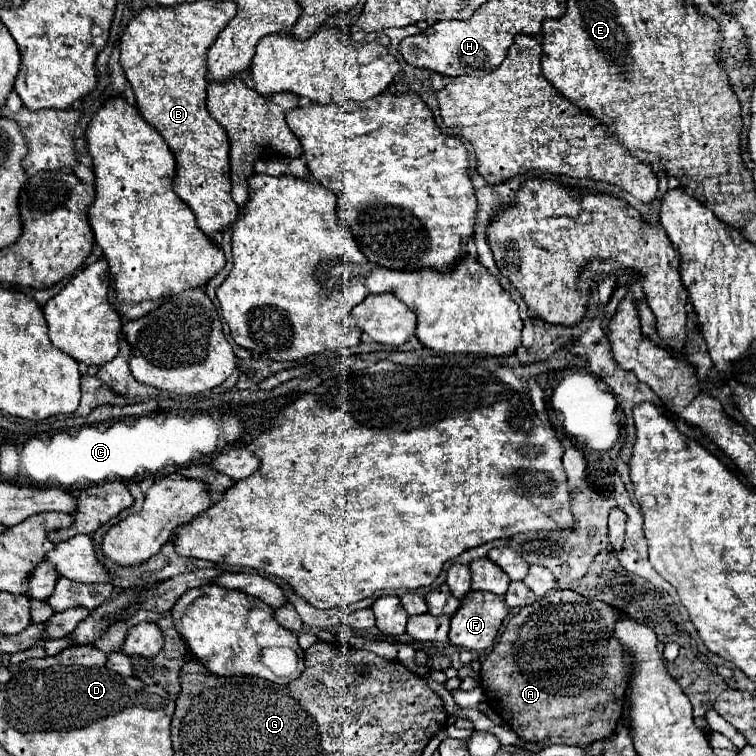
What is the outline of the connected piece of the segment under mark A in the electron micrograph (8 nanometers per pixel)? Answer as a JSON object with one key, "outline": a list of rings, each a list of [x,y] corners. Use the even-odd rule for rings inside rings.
{"outline":[[[551,590],[541,600],[523,606],[511,616],[499,642],[479,656],[481,688],[489,698],[489,706],[517,732],[519,738],[543,746],[563,742],[587,748],[613,734],[613,728],[623,714],[627,676],[631,676],[631,660],[615,638],[617,614],[619,612],[611,604],[601,600],[585,598],[573,590]]]}

